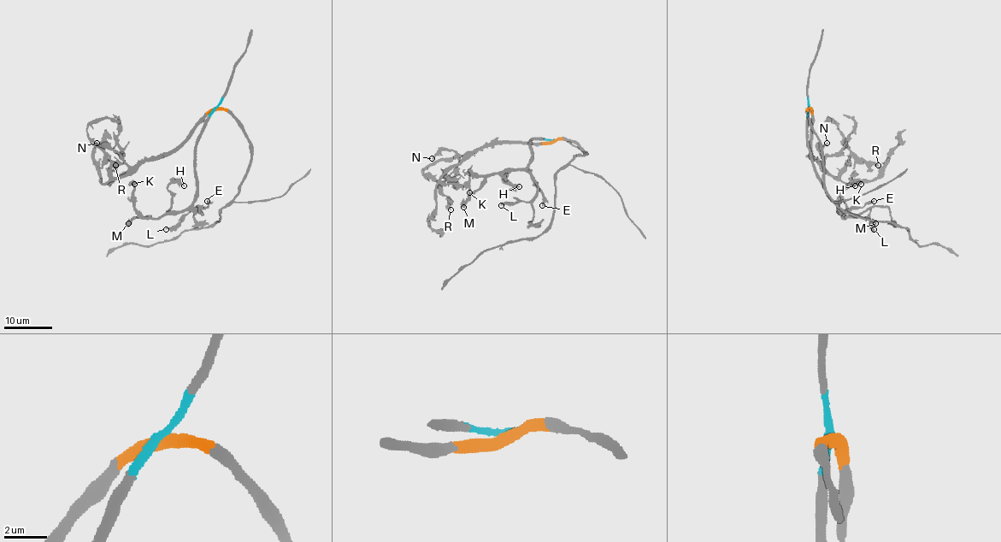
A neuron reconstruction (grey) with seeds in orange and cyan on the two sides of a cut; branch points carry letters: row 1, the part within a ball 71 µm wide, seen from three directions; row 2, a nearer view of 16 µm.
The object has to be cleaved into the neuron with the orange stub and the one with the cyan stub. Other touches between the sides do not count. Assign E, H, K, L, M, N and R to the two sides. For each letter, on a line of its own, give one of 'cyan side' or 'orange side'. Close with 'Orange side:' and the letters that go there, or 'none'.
E: cyan side
H: cyan side
K: cyan side
L: cyan side
M: cyan side
N: orange side
R: orange side
Orange side: N, R

